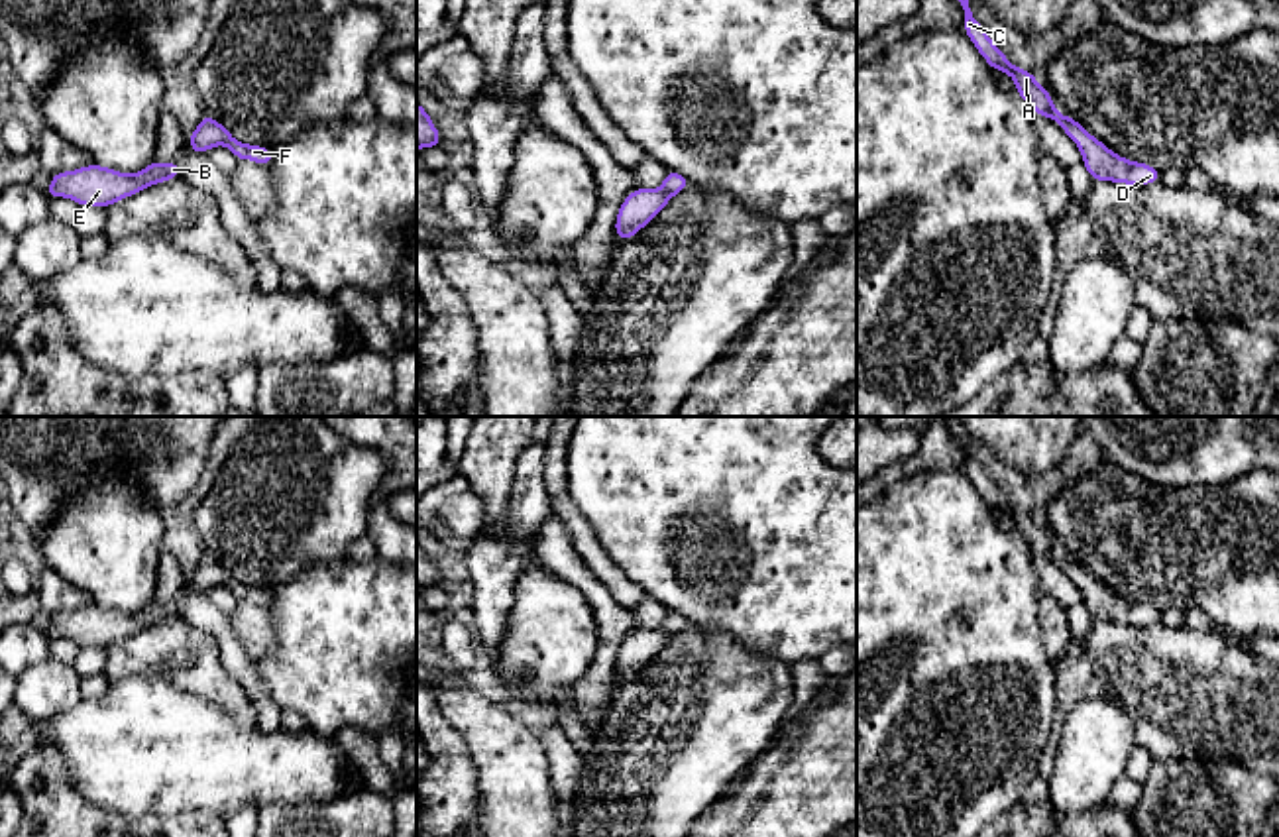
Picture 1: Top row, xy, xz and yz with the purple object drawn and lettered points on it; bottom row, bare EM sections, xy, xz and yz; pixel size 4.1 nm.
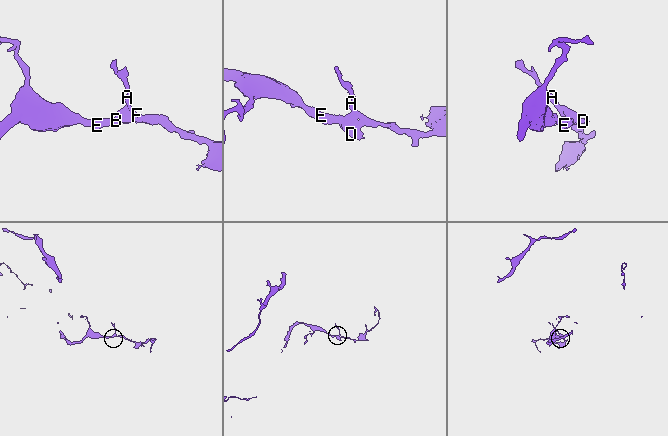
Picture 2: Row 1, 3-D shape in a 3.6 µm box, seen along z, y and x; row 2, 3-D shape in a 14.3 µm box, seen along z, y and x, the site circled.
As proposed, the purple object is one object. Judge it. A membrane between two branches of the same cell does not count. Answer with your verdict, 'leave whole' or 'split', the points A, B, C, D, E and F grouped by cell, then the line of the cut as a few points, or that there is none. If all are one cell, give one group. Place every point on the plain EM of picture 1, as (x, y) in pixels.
leave whole | A B C D E F | no cut

